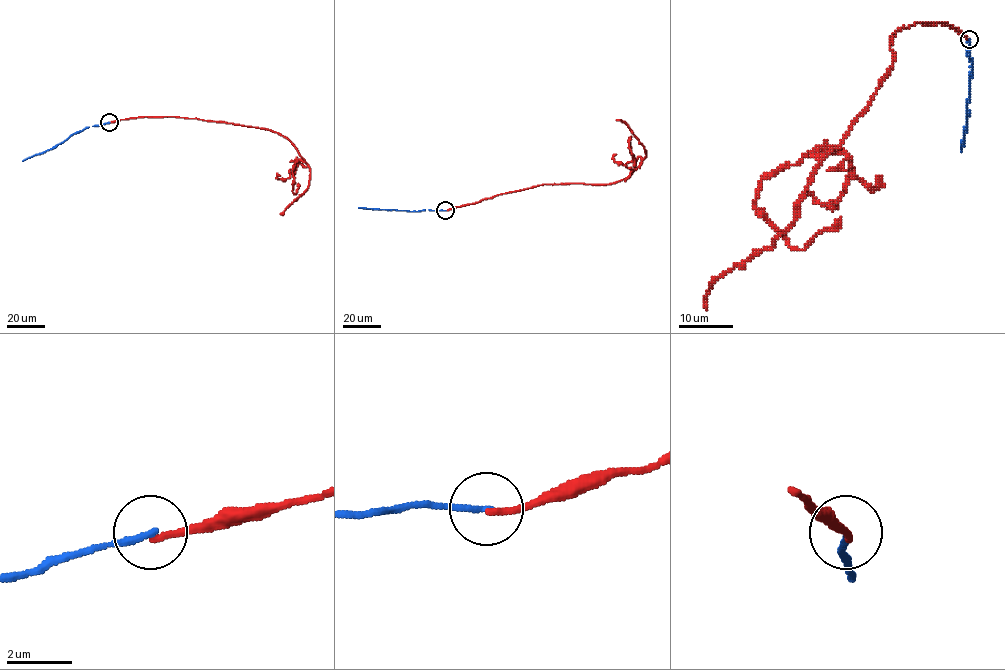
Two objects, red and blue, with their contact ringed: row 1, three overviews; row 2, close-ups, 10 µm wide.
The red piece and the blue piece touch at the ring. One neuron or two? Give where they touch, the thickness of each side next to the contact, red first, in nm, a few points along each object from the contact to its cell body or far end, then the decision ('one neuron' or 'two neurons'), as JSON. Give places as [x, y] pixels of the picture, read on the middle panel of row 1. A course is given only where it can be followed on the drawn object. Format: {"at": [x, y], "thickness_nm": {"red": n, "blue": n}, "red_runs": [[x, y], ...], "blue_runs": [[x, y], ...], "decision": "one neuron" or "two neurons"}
{"at": [445, 210], "thickness_nm": {"red": 200, "blue": 200}, "red_runs": [[445, 210], [543, 184], [607, 184], [624, 180], [641, 161], [631, 153], [630, 137], [629, 148], [634, 166]], "blue_runs": [[445, 210], [358, 208]], "decision": "two neurons"}

